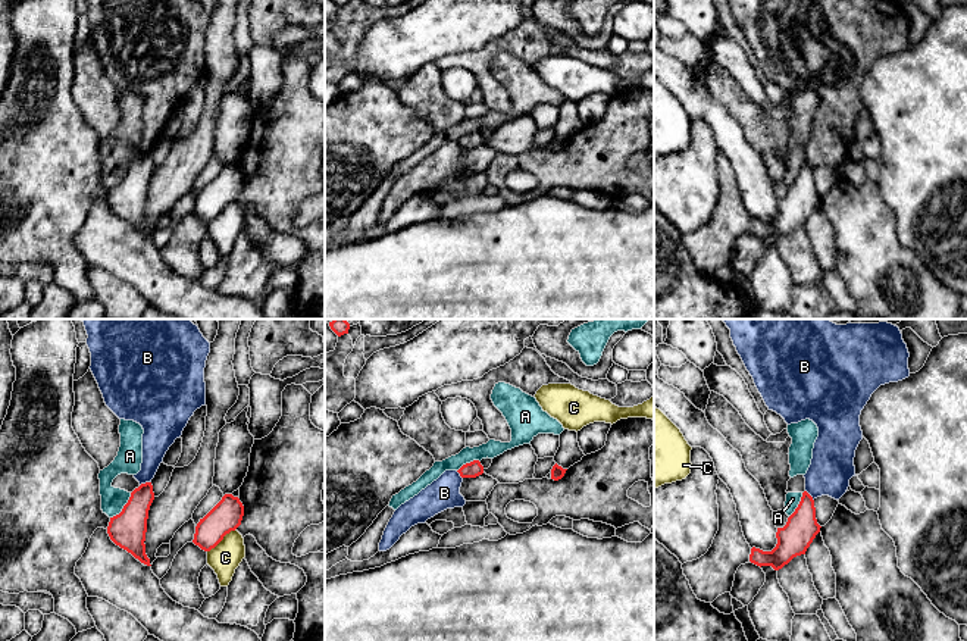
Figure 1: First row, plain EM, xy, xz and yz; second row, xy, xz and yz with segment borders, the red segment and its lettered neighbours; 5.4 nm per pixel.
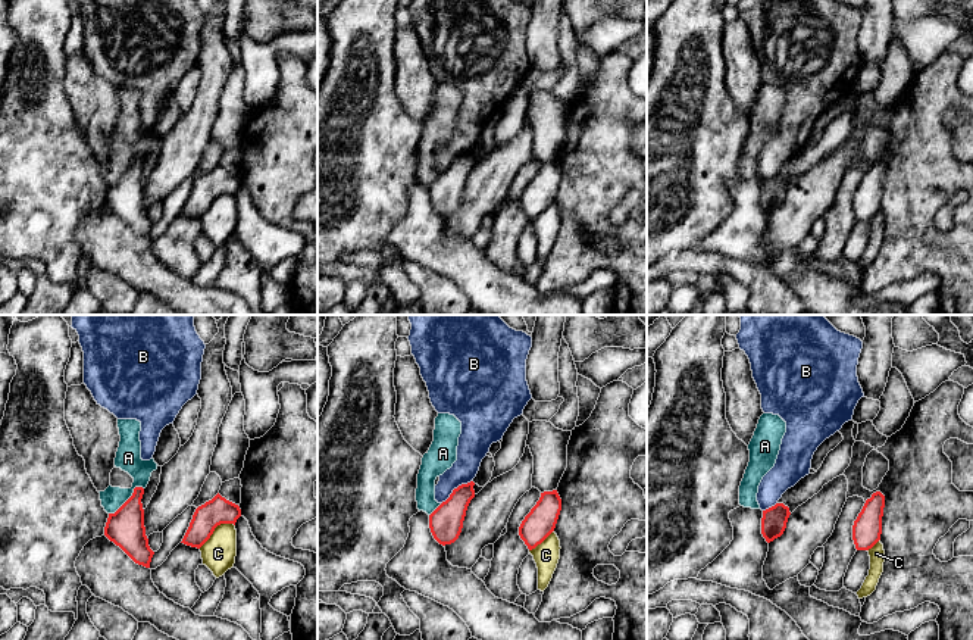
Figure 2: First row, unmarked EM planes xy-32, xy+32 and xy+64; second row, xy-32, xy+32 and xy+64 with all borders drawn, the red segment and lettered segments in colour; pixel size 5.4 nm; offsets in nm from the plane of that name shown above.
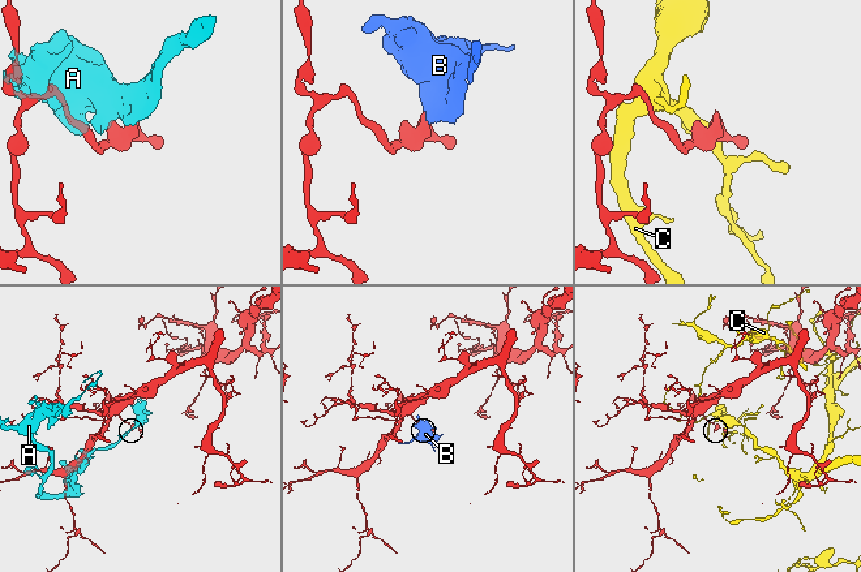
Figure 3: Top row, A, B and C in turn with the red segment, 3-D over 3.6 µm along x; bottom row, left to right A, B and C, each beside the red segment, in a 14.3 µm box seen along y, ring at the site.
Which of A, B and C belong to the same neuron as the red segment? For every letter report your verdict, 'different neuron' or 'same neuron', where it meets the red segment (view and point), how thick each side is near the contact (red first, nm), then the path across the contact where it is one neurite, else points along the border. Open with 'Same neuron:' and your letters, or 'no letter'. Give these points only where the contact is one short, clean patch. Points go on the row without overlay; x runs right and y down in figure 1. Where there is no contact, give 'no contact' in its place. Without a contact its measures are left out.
Same neuron: no letter
A: different neuron; meets red in xy at (124, 178); 200 nm thick on the red side, 130 nm on the other; border along xy (131, 163), (124, 178), (110, 188)
B: different neuron; meets red in xy at (146, 153); 180 nm thick on the red side, 160 nm on the other; border along xy (150, 152), (140, 156)
C: different neuron; meets red in xy at (221, 210); 170 nm thick on the red side, 170 nm on the other

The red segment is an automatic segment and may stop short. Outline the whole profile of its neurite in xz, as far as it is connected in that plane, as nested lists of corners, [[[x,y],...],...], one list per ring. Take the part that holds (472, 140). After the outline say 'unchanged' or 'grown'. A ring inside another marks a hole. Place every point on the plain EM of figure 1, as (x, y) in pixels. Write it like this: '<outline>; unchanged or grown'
[[[479,131],[463,135],[459,141],[461,148],[476,148],[484,144],[484,137]]]; unchanged

